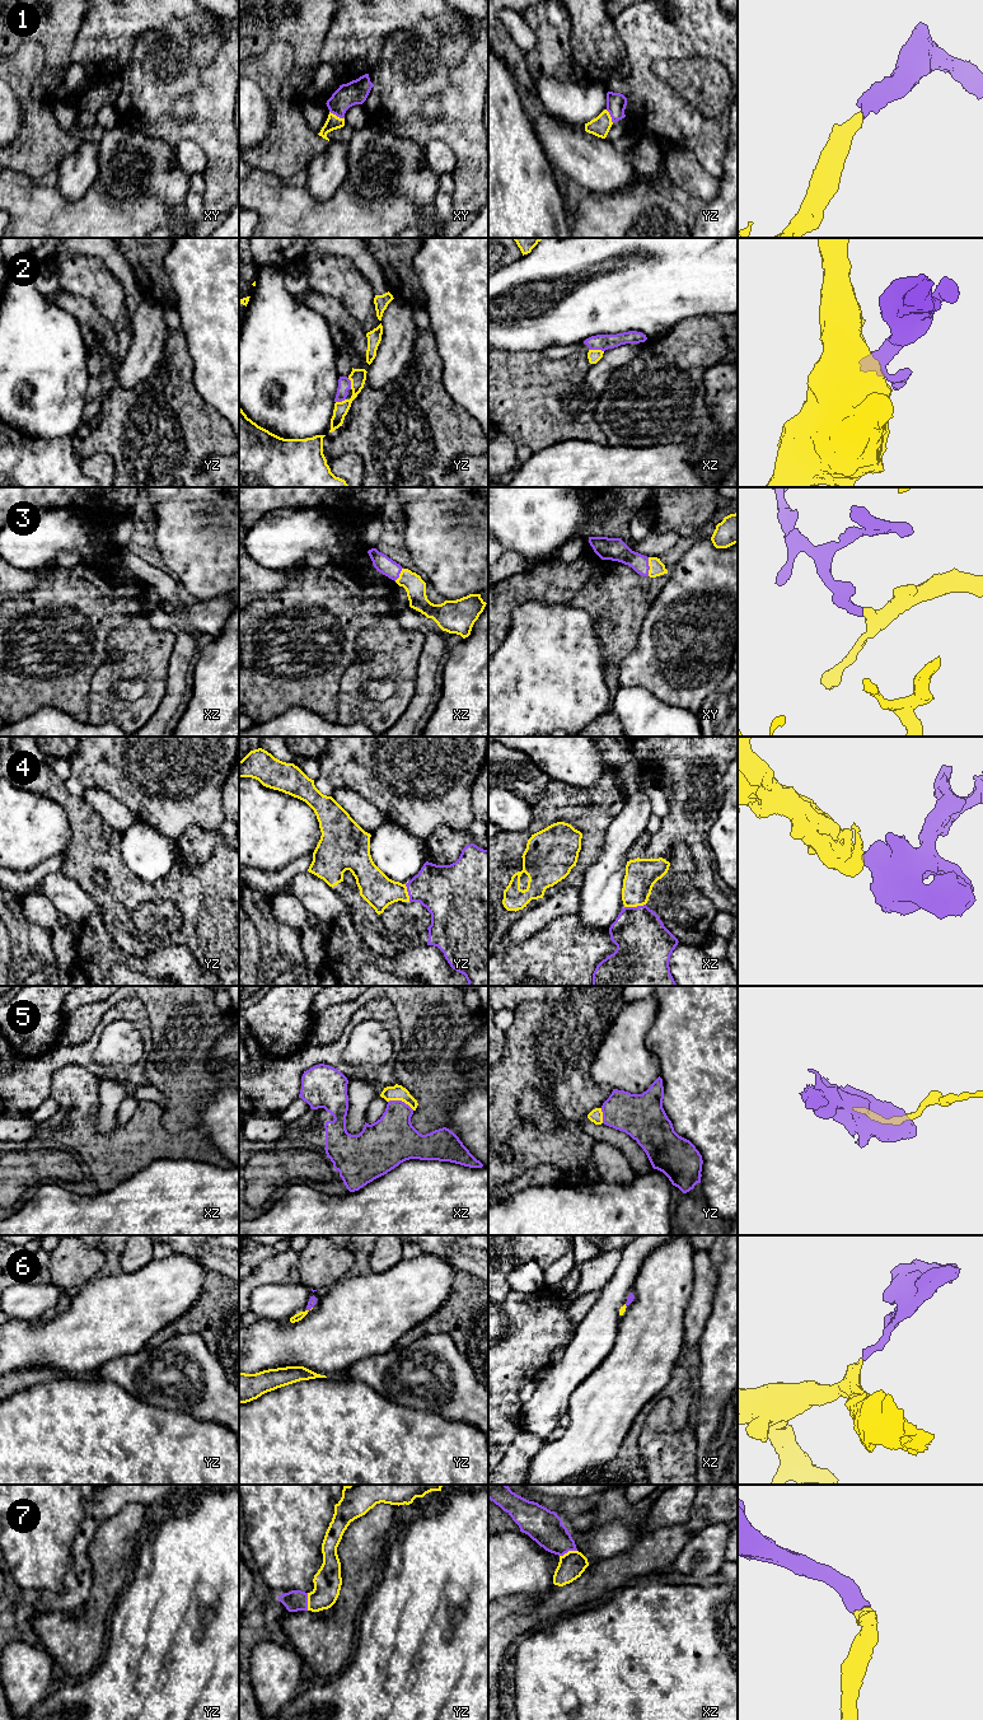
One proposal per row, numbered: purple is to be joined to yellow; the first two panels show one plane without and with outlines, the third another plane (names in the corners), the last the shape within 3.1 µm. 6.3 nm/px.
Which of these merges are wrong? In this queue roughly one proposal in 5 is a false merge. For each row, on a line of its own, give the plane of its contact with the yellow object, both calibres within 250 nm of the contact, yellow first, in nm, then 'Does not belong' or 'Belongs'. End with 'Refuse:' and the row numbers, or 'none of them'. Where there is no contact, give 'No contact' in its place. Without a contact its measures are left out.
1: Touches yellow in xy. Thickness 90 nm (yellow) against 150 nm. Belongs
2: Touches yellow in xz. Thickness 80 nm (yellow) against 100 nm. Belongs
3: Touches yellow in xy. Thickness 100 nm (yellow) against 140 nm. Belongs
4: Touches yellow in xz. Thickness 200 nm (yellow) against 360 nm. Belongs
5: Touches yellow in xz. Thickness 100 nm (yellow) against 280 nm. Does not belong
6: Touches yellow in yz. Thickness 20 nm (yellow) against 50 nm. Belongs
7: Touches yellow in yz. Thickness 180 nm (yellow) against 140 nm. Belongs
Refuse: 5

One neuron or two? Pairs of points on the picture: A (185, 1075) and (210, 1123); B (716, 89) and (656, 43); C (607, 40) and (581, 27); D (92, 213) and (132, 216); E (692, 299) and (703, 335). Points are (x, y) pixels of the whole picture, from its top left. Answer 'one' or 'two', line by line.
A: two
B: two
C: one
D: one
E: two

